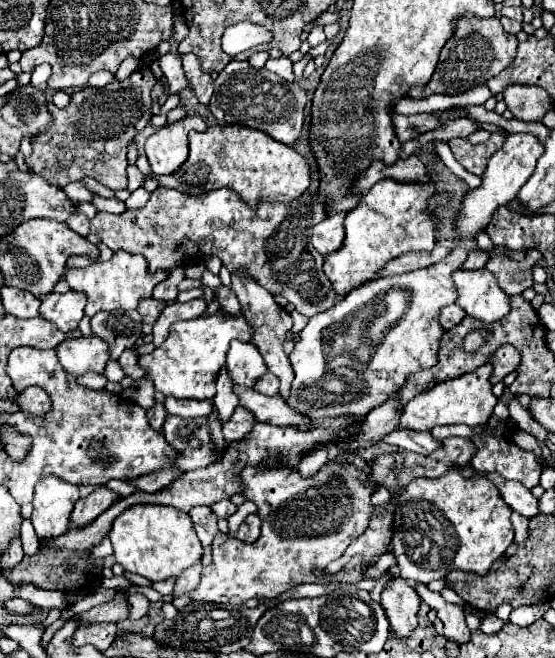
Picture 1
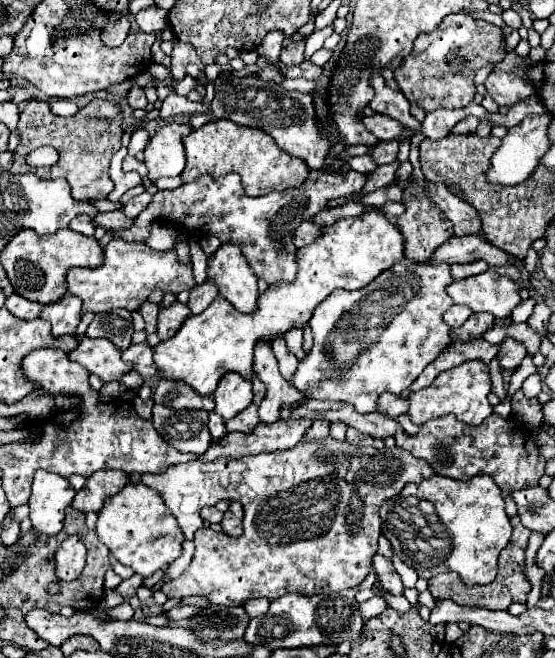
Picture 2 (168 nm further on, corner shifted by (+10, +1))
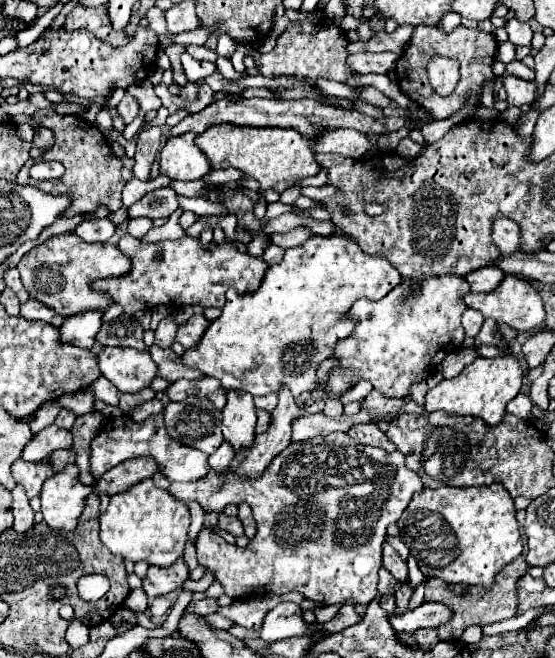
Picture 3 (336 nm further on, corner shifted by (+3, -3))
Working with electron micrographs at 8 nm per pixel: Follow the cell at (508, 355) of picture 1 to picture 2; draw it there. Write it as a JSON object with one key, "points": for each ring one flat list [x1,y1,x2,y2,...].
{"points":[[505,339,501,343,501,351,499,351,499,363,503,369,517,369,521,365,521,361,525,359,527,349,523,343,515,341,515,339]]}

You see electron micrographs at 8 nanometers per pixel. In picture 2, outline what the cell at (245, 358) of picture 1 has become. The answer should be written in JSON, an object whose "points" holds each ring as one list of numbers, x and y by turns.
{"points":[[227,373,221,381,217,391,213,393,215,399,215,413,223,417,223,421,233,419,233,415,241,413,245,407,251,405,251,381,245,381,237,373]]}

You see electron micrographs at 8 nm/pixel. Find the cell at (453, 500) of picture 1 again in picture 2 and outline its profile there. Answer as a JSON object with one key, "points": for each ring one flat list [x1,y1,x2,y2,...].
{"points":[[435,475,417,485,409,483,403,487,403,491,397,497,383,503,381,519,383,519,381,531,389,539,393,551,409,567,413,567,419,577,429,579,437,573,455,571,467,587,485,585,497,577,497,557,505,549,513,533,513,527,505,513,501,489,487,475,477,475,469,481,453,481]]}

